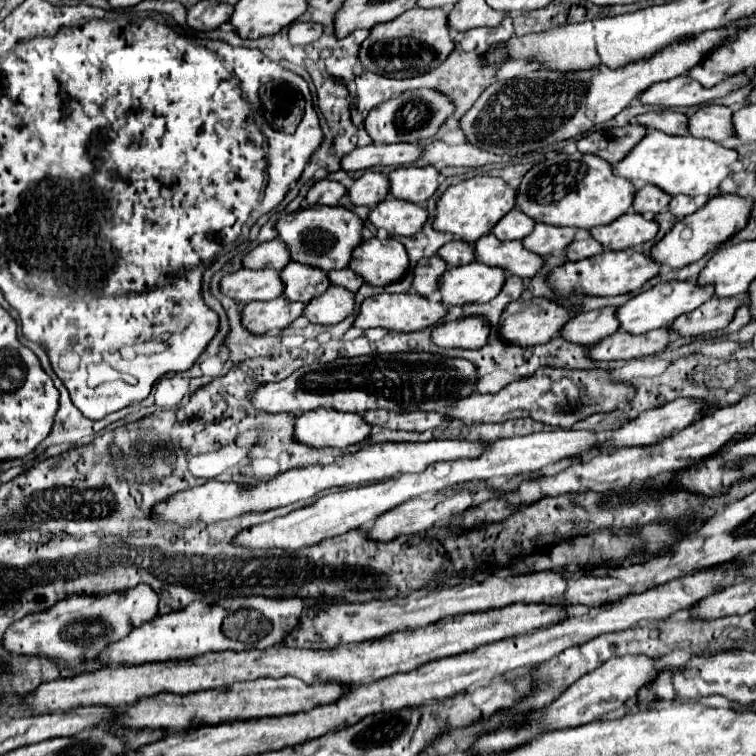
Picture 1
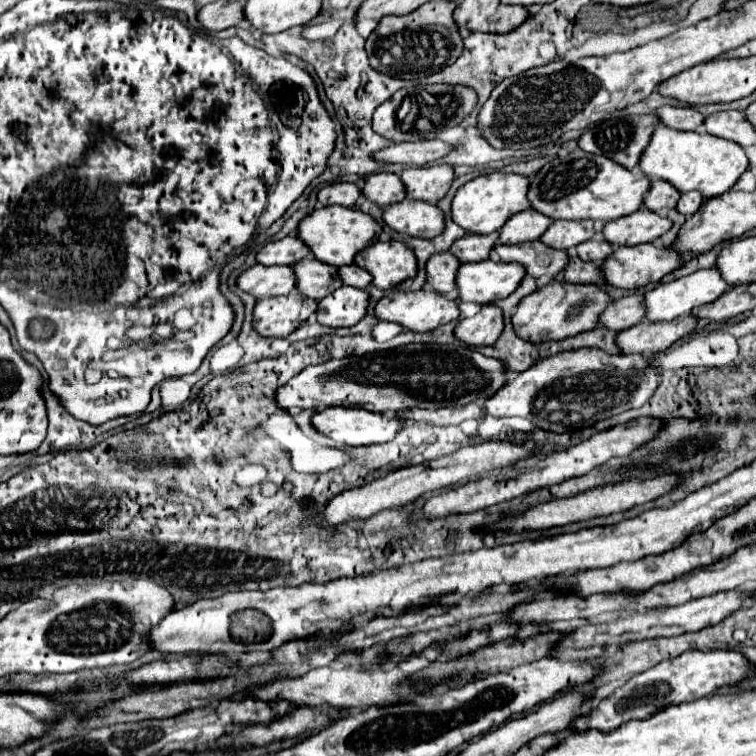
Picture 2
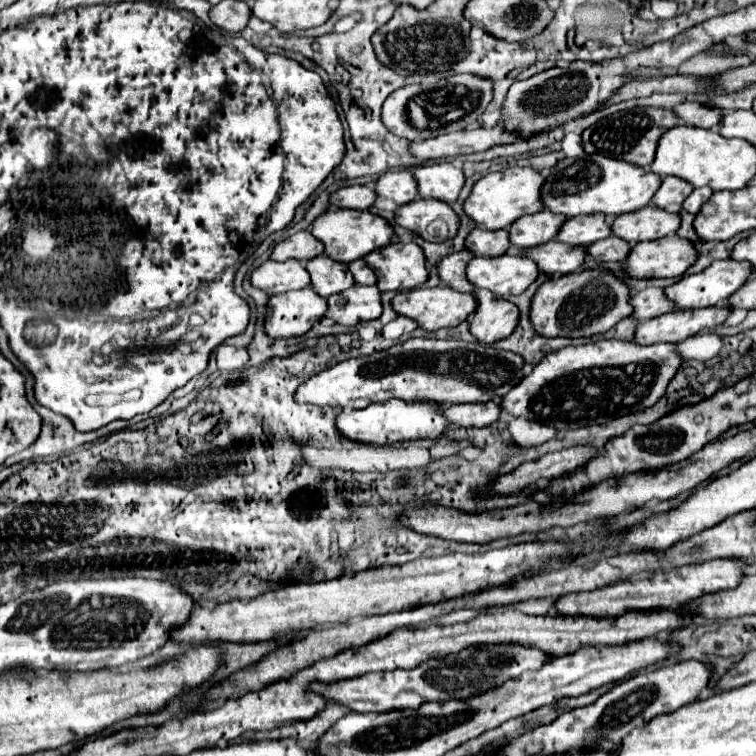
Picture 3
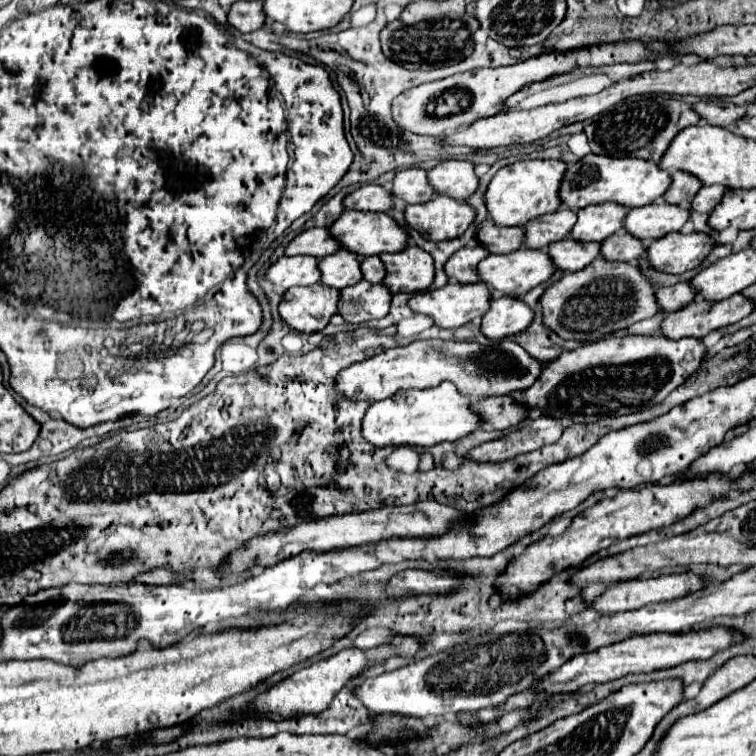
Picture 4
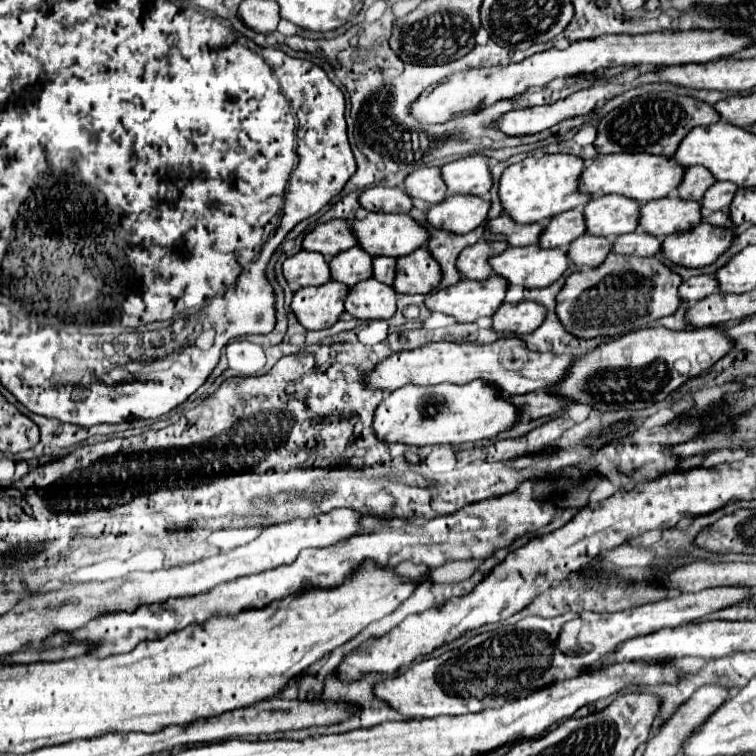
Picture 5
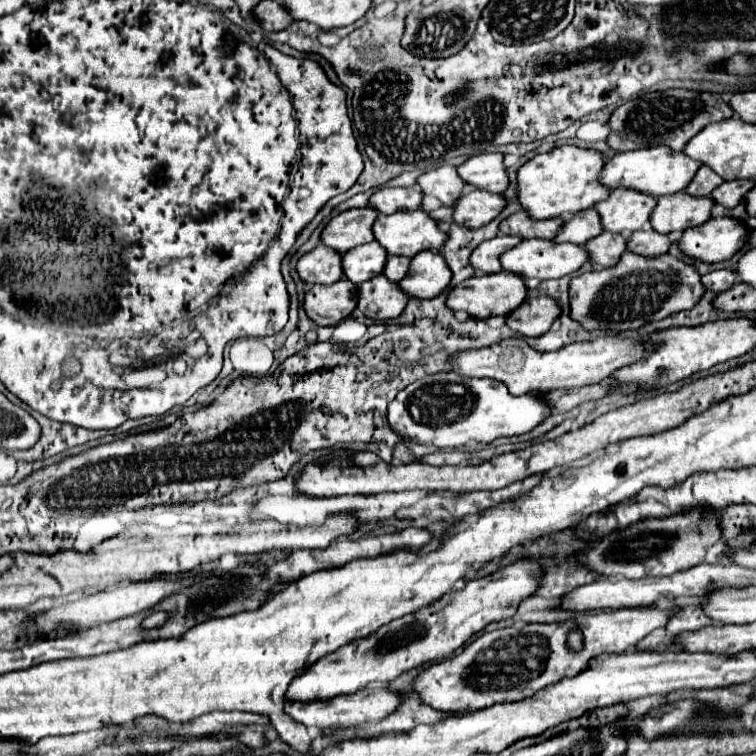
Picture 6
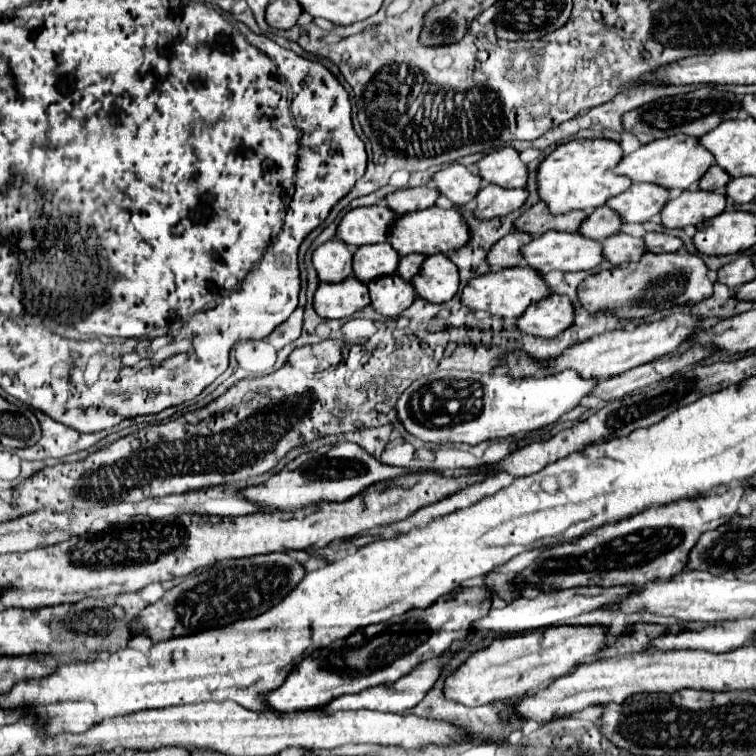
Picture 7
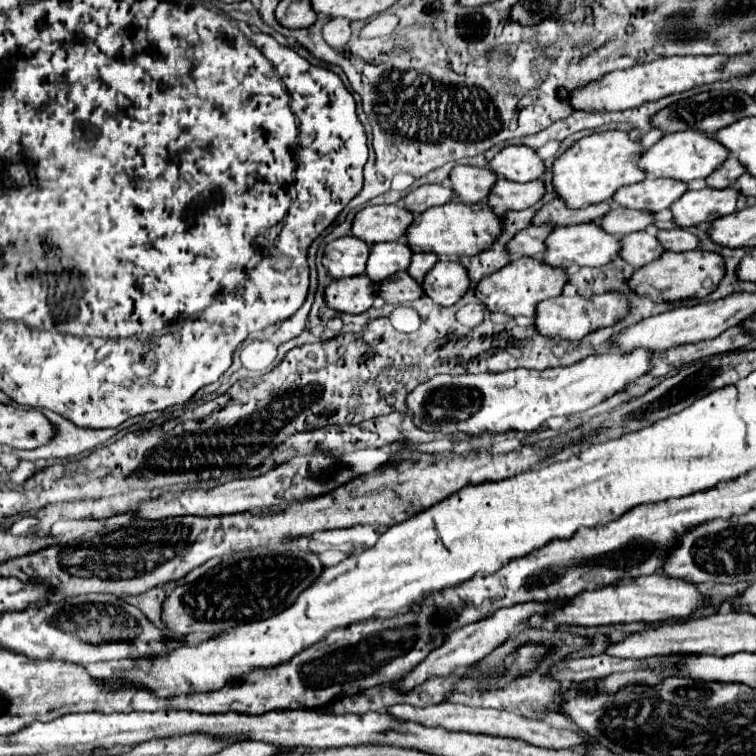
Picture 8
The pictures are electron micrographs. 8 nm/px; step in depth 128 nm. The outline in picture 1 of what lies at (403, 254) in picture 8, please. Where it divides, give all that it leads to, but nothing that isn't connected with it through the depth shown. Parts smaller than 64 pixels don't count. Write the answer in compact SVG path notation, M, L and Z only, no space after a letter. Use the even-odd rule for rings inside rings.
M290 262L282 270L280 276L286 284L284 294L290 300L298 300L304 304L316 296L322 296L330 288L328 274L322 268L312 268L308 264L300 264L300 262Z

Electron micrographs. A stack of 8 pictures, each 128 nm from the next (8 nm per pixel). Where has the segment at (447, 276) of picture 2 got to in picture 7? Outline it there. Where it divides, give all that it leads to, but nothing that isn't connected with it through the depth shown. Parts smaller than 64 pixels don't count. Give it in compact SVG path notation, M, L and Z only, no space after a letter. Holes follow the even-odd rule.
M510 232L508 236L504 236L502 240L498 240L492 250L488 252L488 264L490 268L502 270L502 268L512 268L518 266L524 256L522 256L522 246L526 246L532 240L532 236L528 236L528 232Z

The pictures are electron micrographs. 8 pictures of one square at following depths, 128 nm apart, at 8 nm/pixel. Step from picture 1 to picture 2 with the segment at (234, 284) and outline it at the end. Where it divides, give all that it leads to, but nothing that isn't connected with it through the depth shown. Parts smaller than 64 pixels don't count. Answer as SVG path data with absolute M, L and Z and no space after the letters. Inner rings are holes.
M254 264L238 278L238 286L258 300L290 294L296 288L294 266Z

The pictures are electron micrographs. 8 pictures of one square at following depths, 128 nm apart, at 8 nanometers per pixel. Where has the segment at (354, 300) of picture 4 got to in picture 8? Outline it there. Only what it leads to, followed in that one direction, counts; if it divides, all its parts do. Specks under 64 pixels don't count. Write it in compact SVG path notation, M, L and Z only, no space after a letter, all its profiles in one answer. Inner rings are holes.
M398 272L390 280L382 282L382 294L380 294L388 304L406 304L414 302L420 296L424 296L424 288L418 280L414 280L408 272Z

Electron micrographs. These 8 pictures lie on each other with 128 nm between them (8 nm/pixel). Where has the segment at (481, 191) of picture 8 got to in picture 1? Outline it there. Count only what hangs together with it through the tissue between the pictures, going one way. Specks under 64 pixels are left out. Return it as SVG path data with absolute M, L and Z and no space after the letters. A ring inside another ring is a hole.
M366 172L354 180L348 196L354 204L370 208L370 204L380 204L390 196L390 180L380 172Z

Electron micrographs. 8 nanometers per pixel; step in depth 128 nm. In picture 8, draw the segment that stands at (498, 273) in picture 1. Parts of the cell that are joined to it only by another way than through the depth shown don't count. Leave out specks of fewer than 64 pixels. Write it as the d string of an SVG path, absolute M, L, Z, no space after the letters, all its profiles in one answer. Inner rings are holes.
M584 222L584 224L574 224L574 226L558 226L552 230L552 234L546 238L546 256L544 262L550 266L560 266L564 264L572 266L606 266L610 264L618 254L620 254L620 238L614 234L608 234L600 222Z

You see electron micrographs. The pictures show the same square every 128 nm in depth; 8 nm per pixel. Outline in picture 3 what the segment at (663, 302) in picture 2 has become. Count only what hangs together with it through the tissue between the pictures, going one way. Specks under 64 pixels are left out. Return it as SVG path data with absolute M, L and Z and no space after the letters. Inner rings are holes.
M714 260L706 270L698 272L698 274L690 274L684 276L680 282L672 284L666 288L666 296L678 306L678 308L704 308L704 306L716 306L716 304L724 304L722 300L730 298L742 284L746 284L746 280L752 274L752 264L748 262L738 262L738 260Z

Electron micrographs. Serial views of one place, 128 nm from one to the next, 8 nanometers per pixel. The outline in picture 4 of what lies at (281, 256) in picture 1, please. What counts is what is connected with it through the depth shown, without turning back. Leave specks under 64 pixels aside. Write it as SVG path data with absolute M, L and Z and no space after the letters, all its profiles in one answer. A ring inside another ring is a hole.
M310 228L300 232L286 248L288 256L308 255L322 258L338 252L342 246L340 242L330 234L328 228Z

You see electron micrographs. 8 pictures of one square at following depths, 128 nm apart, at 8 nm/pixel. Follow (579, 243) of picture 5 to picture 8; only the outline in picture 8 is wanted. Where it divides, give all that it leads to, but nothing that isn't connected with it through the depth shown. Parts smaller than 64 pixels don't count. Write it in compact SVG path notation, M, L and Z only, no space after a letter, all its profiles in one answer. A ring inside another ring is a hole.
M646 230L622 236L620 256L626 262L630 262L634 268L640 268L640 266L646 266L646 264L658 260L664 252L666 252L666 248L658 242L658 238L648 234Z

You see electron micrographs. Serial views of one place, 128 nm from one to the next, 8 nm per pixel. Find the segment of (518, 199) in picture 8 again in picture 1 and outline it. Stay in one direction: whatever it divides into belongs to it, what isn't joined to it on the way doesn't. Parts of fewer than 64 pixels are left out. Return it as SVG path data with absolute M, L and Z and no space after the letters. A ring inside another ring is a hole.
M386 198L382 204L370 210L370 222L376 228L386 228L390 236L414 236L422 232L426 220L426 206L396 198Z

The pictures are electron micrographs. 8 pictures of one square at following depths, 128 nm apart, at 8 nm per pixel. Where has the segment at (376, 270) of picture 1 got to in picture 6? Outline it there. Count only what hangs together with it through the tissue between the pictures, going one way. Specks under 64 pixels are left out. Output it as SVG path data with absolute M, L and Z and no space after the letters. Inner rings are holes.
M420 252L412 258L408 274L398 282L400 288L414 298L436 298L440 296L452 280L446 260L438 252Z

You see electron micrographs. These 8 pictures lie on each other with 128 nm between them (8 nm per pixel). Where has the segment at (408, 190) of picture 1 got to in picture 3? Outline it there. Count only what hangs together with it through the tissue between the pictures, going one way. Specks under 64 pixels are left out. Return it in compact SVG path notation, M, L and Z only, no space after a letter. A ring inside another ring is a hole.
M452 162L428 164L414 168L414 176L418 180L420 198L436 198L444 202L454 202L464 188L464 172Z

